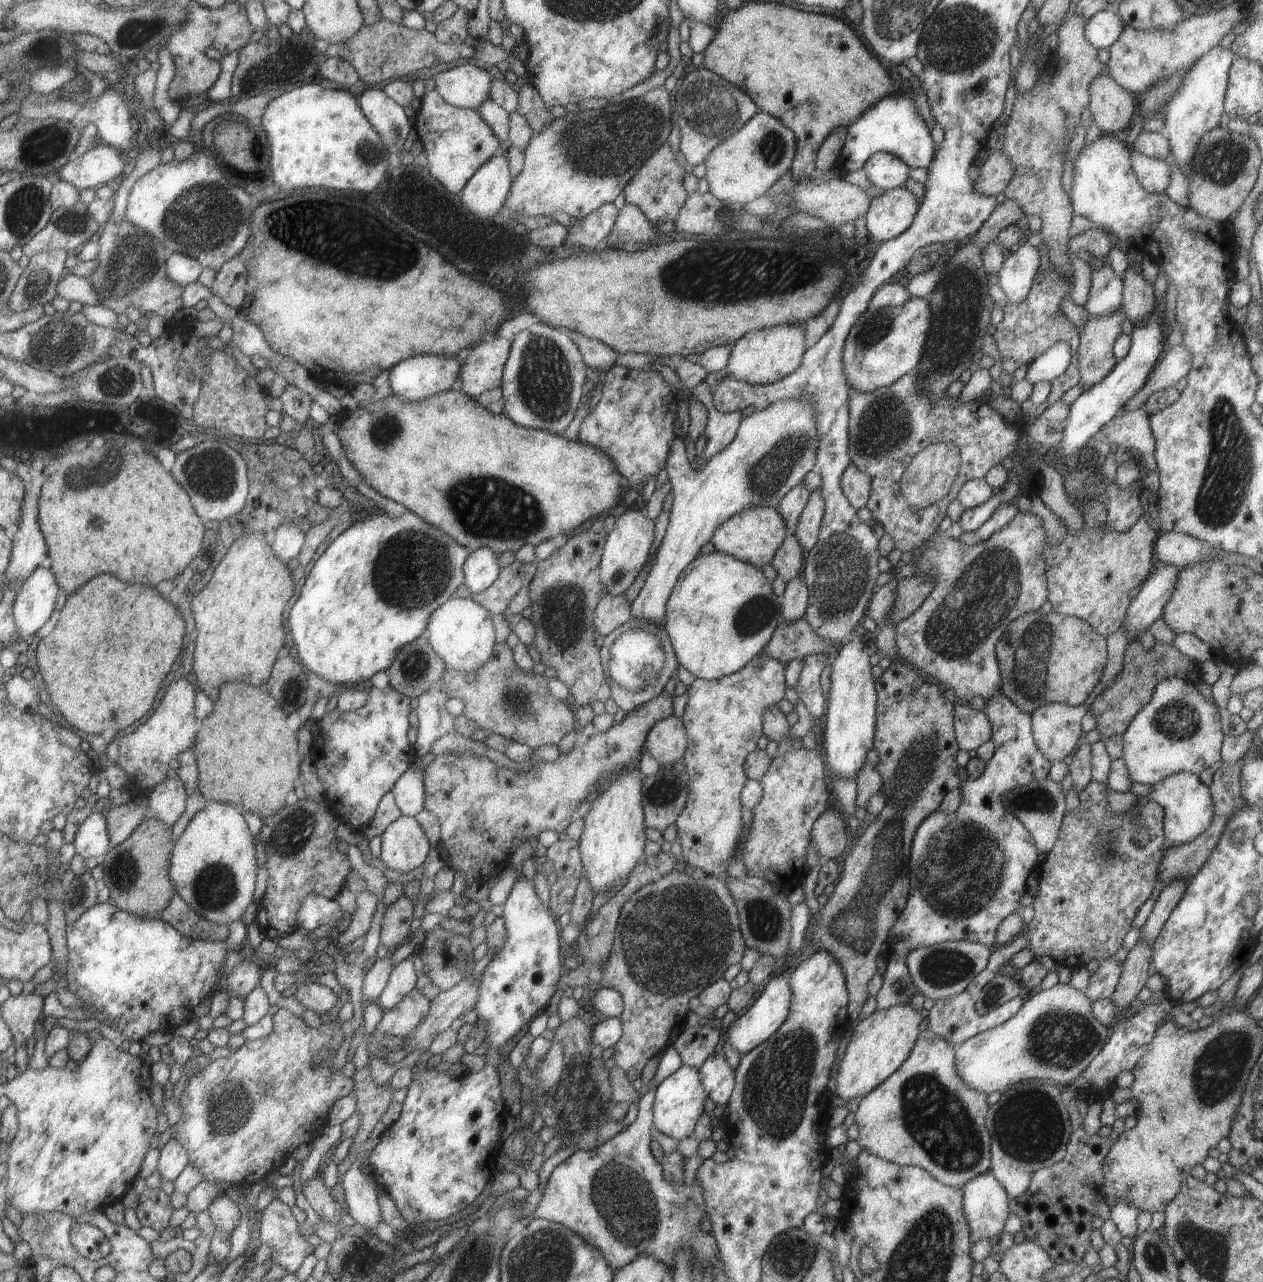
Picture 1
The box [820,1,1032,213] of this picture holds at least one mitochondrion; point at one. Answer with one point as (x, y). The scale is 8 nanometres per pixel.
(962, 37)

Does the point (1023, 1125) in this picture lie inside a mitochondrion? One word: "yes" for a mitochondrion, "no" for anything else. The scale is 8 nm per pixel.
yes

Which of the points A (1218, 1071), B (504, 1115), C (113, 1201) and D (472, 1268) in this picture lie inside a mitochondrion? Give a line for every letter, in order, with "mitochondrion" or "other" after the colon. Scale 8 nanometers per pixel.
A: mitochondrion
B: other
C: other
D: mitochondrion

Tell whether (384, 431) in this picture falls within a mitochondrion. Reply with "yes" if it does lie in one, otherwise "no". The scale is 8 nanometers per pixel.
yes

